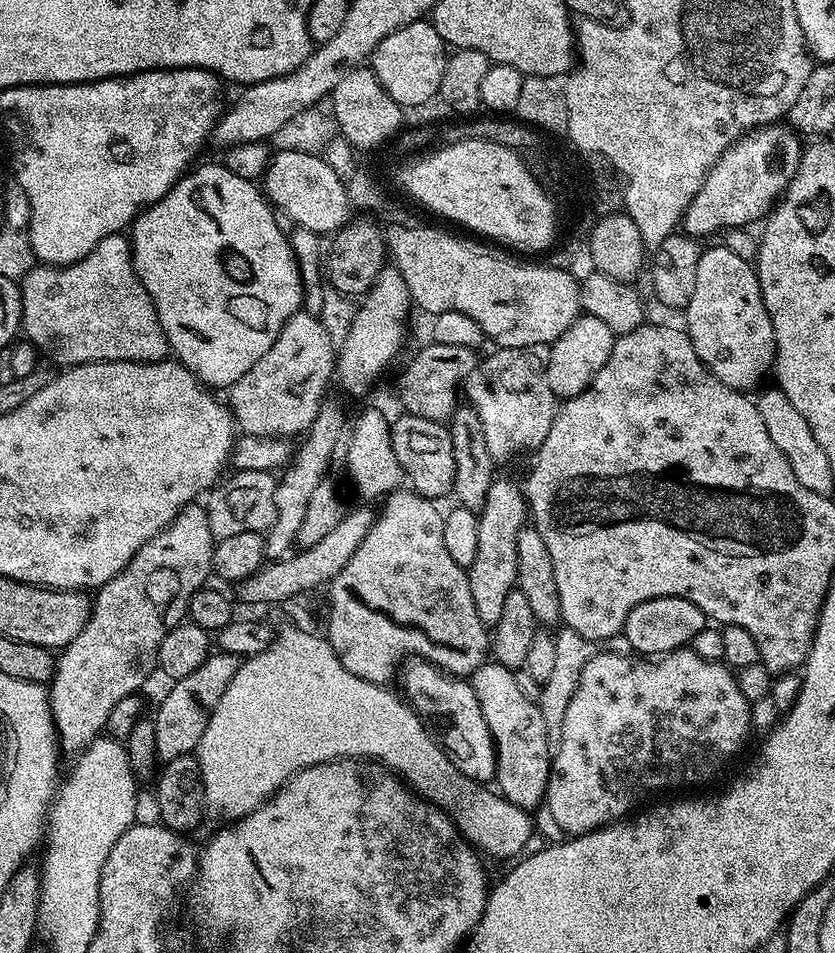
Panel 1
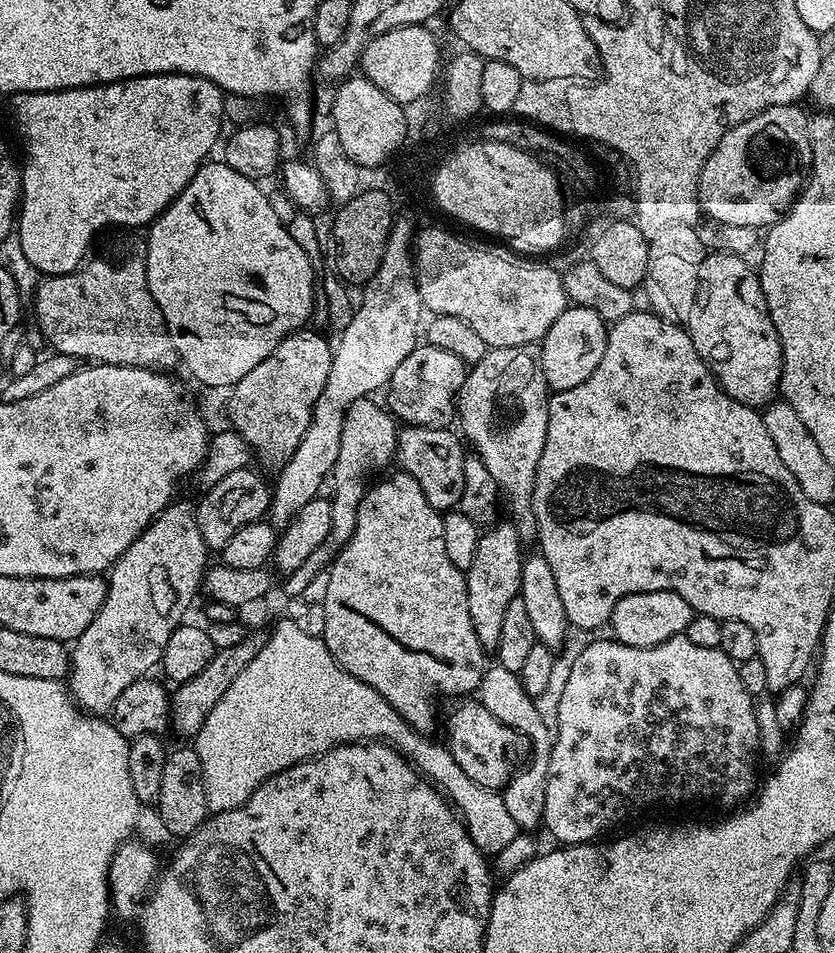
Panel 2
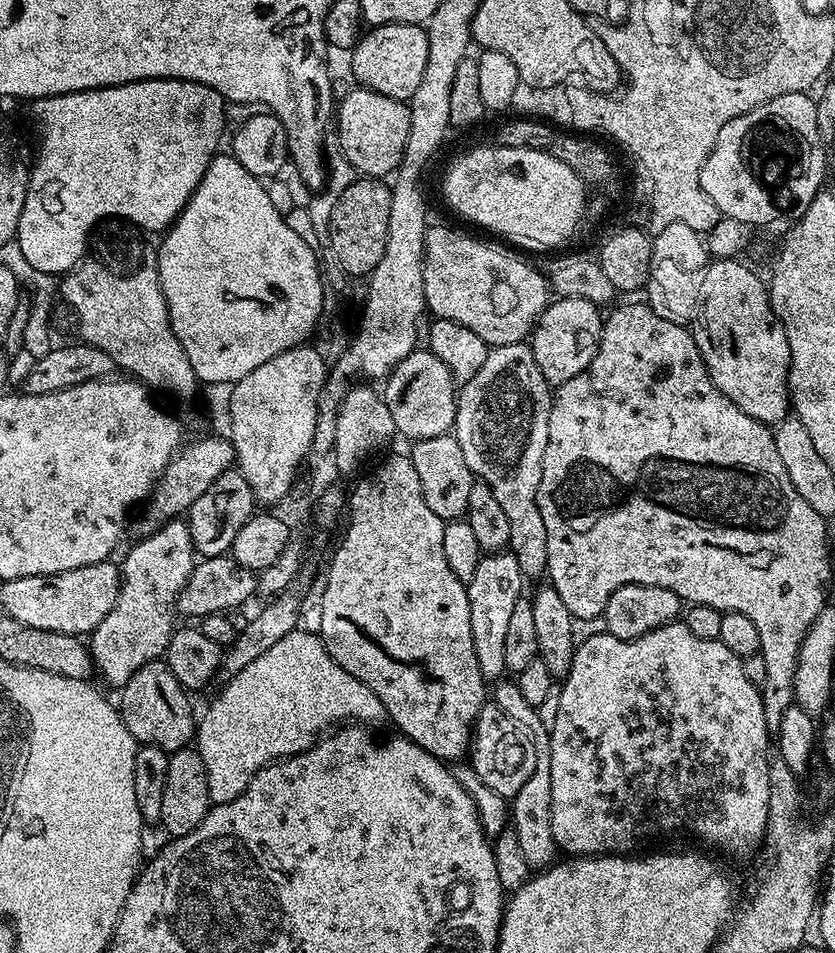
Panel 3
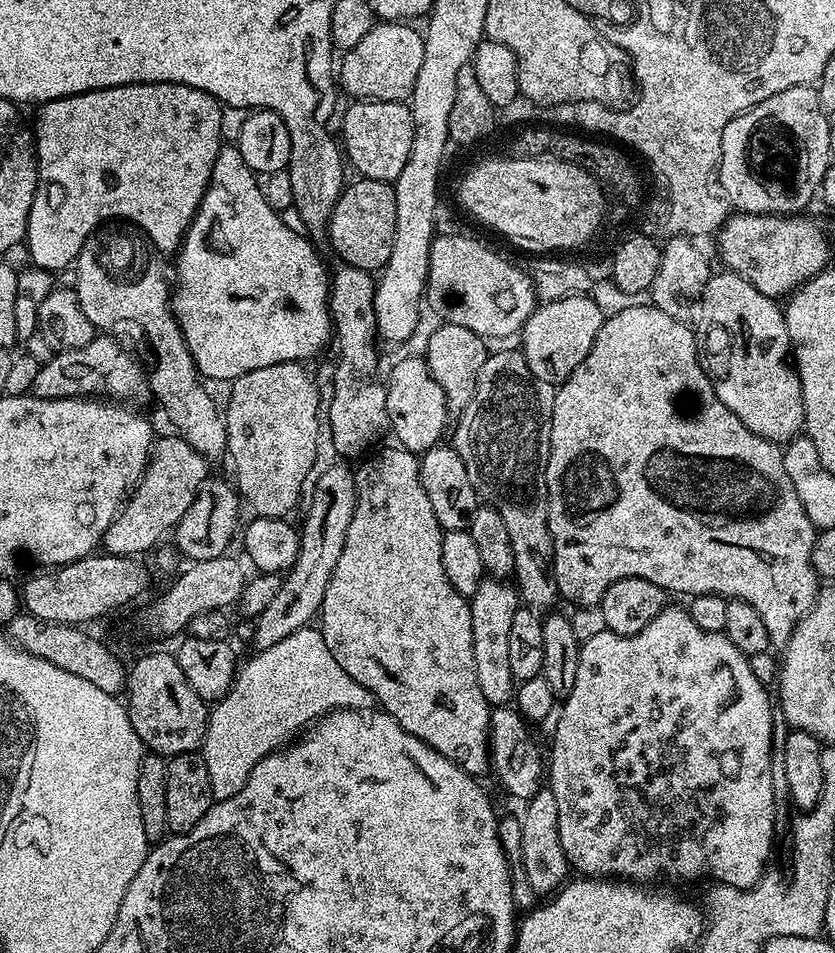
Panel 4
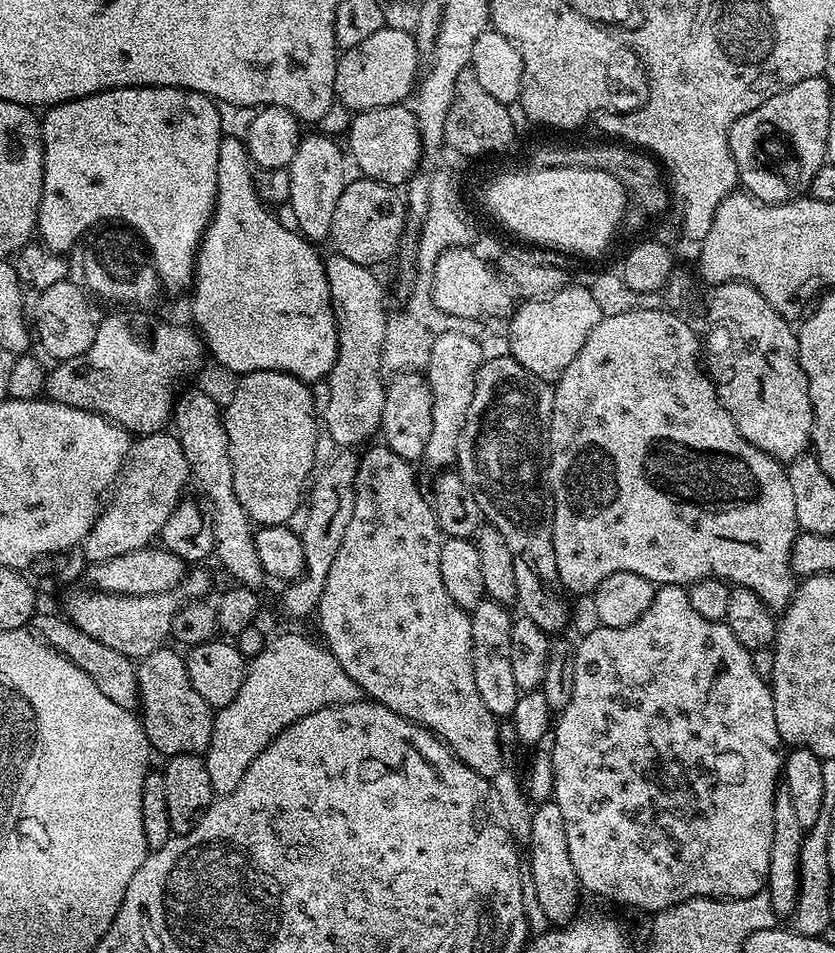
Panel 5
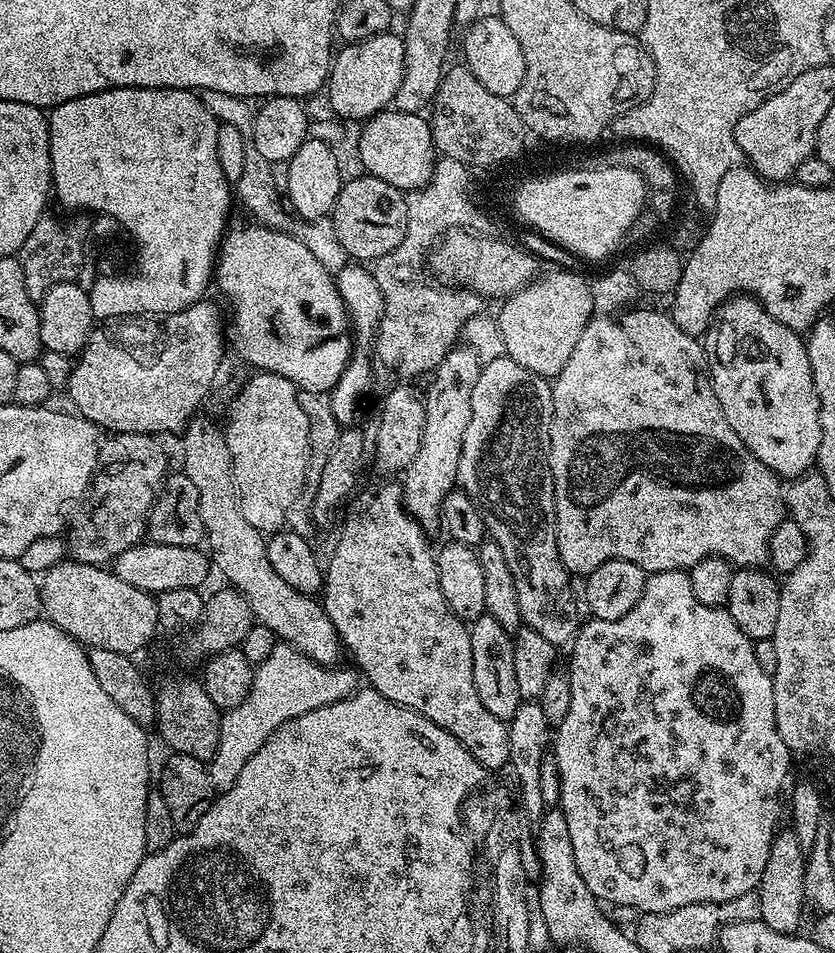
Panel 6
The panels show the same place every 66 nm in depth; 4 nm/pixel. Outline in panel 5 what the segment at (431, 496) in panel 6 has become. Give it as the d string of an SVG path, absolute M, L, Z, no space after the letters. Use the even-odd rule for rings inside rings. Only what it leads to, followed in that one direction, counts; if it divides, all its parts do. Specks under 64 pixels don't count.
M458 331L442 334L430 349L426 379L428 389L432 391L432 421L422 460L435 470L451 469L456 463L458 442L462 442L462 426L466 426L466 414L470 414L470 402L474 402L478 370L484 365L485 359L479 339Z

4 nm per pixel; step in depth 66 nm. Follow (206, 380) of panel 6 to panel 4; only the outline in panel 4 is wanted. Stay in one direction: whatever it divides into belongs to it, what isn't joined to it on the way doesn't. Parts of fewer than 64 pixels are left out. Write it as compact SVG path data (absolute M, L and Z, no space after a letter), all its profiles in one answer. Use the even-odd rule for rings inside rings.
M96 334L86 346L78 349L57 351L49 361L42 364L34 377L31 395L43 400L62 398L104 398L112 402L136 402L149 395L146 376L136 376L136 367L141 365L137 357L132 357L112 334Z

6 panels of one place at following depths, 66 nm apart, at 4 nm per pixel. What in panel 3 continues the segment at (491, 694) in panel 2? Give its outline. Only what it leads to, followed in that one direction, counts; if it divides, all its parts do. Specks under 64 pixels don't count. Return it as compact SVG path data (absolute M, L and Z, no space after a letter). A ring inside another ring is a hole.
M504 678L495 685L495 704L514 722L518 722L532 737L536 751L536 769L530 779L518 790L518 794L510 800L510 828L516 832L518 843L522 846L526 866L530 870L551 868L558 860L558 849L554 842L554 826L552 825L552 799L550 798L550 746L552 733L546 720L539 716L537 705L526 702L522 690L518 690L515 679Z

